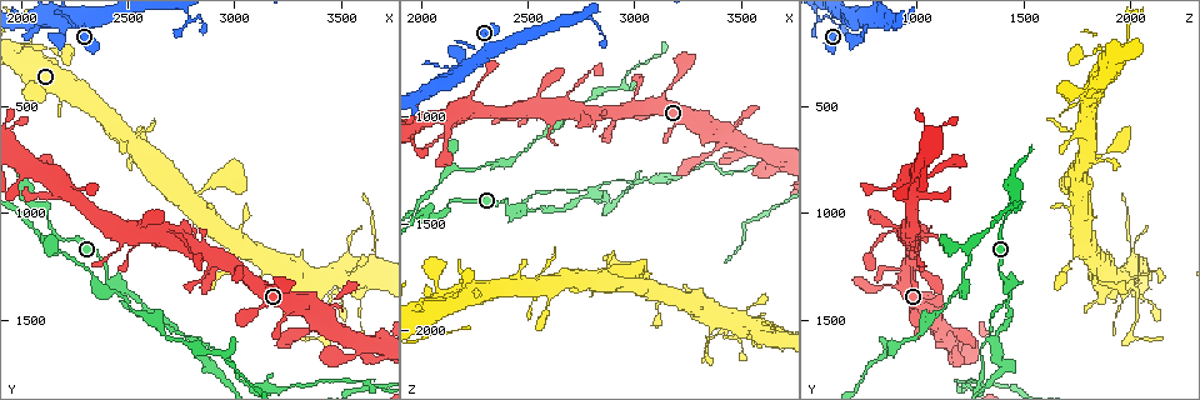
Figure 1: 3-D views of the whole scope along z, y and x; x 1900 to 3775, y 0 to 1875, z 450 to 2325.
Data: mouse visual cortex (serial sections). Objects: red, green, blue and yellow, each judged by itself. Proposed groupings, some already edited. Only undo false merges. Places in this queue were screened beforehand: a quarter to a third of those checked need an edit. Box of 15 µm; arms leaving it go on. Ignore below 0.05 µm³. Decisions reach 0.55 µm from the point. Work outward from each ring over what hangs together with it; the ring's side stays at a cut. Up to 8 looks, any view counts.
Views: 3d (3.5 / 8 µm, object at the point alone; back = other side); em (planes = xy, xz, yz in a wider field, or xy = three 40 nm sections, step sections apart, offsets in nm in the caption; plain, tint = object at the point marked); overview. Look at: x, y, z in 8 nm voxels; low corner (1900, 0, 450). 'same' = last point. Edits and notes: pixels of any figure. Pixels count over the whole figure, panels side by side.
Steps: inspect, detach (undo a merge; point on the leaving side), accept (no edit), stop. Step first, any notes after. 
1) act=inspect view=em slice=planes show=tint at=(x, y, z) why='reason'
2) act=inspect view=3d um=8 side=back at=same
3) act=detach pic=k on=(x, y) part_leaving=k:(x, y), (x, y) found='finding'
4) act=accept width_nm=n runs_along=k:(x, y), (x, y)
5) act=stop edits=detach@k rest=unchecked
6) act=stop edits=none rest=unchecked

act=inspect view=3d um=3.5 at=(2690, 1090, 930) why='thin neck'

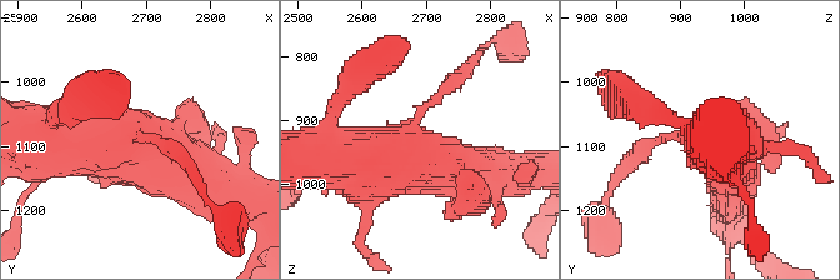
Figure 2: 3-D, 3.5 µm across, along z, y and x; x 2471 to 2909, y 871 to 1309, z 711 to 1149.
act=inspect view=em slice=xy step=1 show=tint at=(2680, 1085, 935) why='need the tissue'

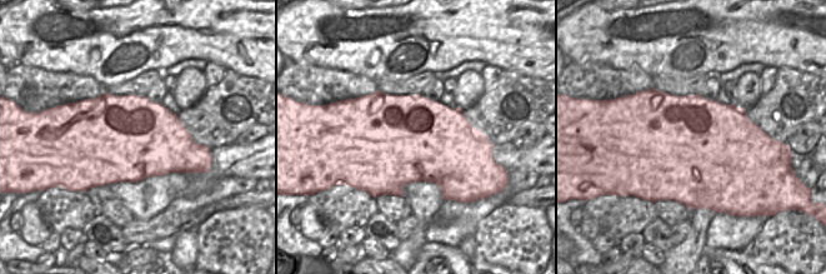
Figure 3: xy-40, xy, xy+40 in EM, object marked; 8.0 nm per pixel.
act=accept found='all the same cell'

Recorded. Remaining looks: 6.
act=inspect view=3d um=3.5 side=back at=(2820, 1600, 1360)

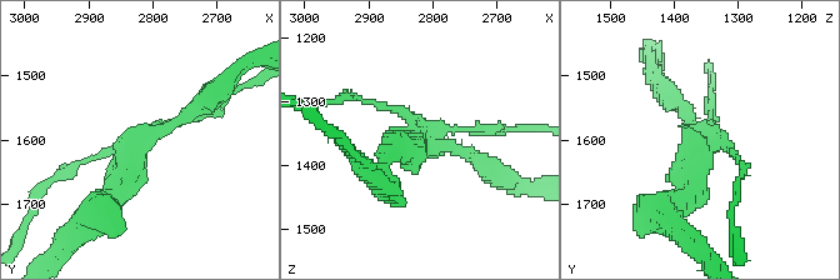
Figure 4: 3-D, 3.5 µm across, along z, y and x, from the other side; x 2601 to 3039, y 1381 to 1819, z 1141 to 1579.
act=inspect view=em slice=xy step=5 show=tint at=(2825, 1610, 1360) arms=4 arm_widths_nm=100,100,150,250

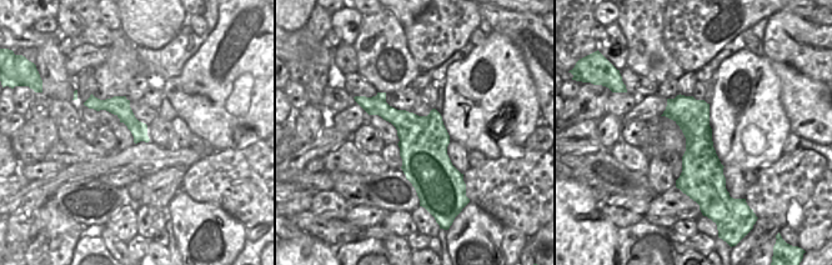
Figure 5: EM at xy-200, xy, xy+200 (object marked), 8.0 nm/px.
act=inspect view=em slice=xy step=1 show=tint at=same

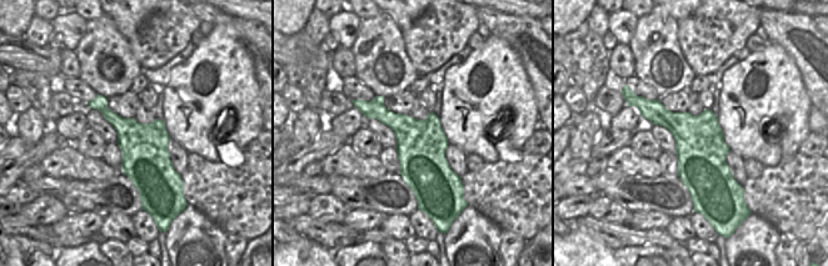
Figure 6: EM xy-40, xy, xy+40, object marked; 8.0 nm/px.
act=detach pic=4 on=(491, 131) width_nm=400 part_leaving=4:(411, 121), (354, 96), (315, 103) found='a second cell is stuck on'

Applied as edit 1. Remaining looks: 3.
act=stop edits=detach@4 rest=unchecked

